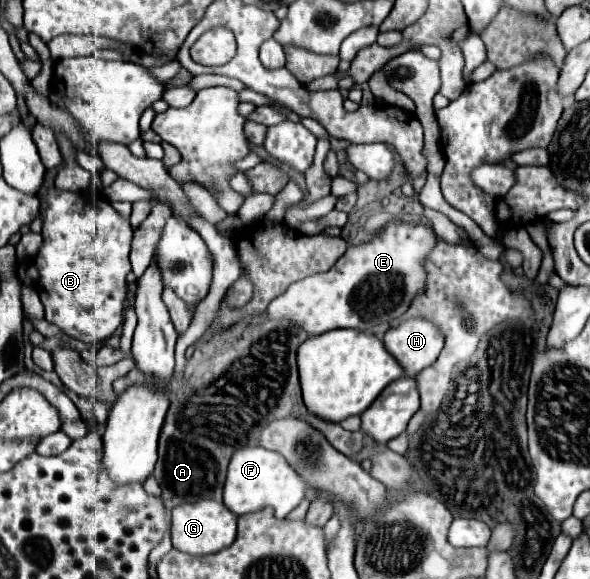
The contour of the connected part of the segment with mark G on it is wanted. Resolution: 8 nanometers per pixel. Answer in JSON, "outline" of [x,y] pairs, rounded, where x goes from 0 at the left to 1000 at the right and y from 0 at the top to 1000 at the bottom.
{"outline":[[[363,862],[295,876],[292,879],[292,910],[288,910],[292,945],[308,955],[329,959],[329,962],[376,952],[376,948],[390,945],[393,934],[400,931],[400,896],[403,893],[393,883],[386,883],[380,876],[380,869],[369,869]]]}

